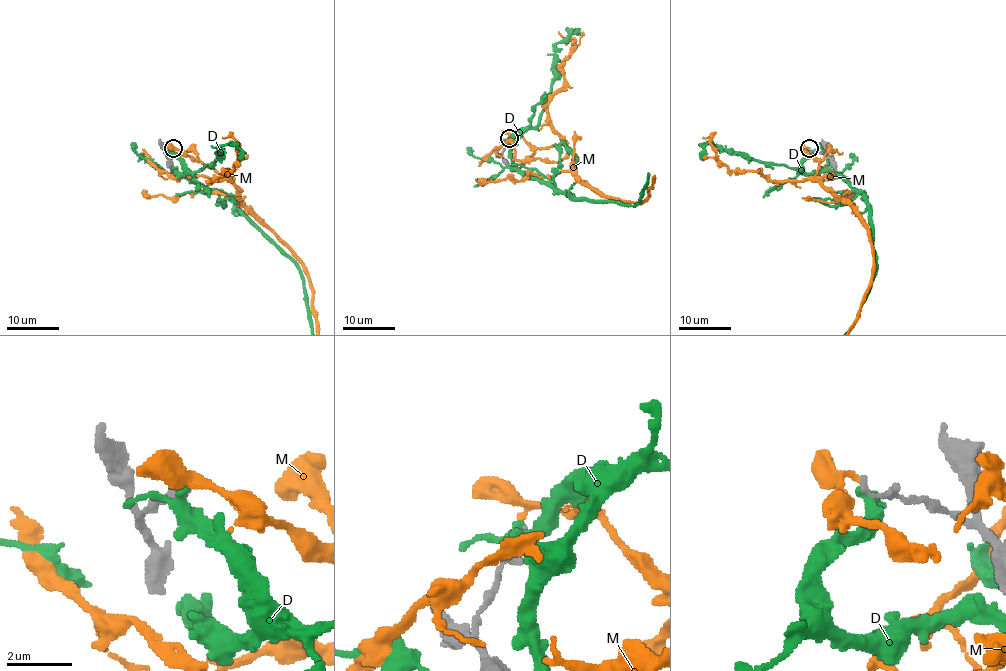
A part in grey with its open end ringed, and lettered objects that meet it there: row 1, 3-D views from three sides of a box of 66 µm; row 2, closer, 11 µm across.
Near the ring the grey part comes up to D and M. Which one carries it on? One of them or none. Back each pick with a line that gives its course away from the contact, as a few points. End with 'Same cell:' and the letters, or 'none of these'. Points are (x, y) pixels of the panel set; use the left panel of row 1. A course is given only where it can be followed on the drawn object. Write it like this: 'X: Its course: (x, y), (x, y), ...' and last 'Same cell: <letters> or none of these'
Same cell: M

